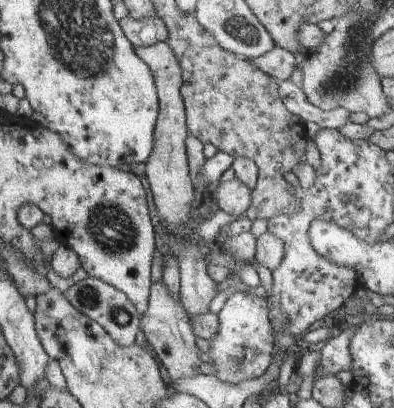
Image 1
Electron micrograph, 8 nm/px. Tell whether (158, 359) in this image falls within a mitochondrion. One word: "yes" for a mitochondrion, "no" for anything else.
no

